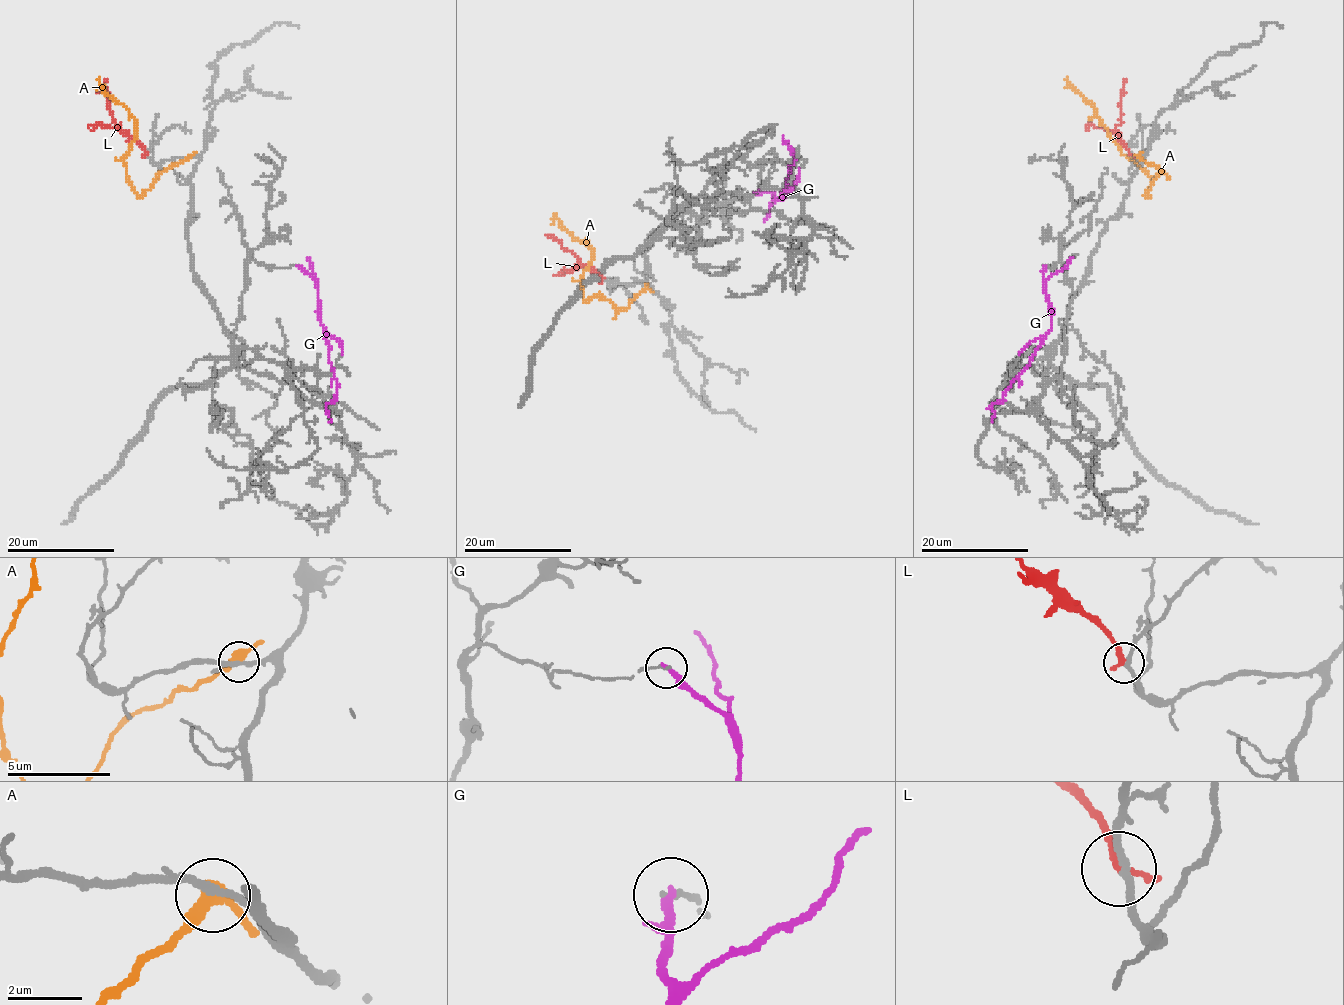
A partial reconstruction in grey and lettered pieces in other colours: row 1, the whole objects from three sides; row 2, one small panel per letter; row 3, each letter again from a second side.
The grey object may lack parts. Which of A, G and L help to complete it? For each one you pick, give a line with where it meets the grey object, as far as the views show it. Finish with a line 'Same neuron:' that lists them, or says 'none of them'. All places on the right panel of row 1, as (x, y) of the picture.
L: meets grey at (1129, 154)
Same neuron: L

